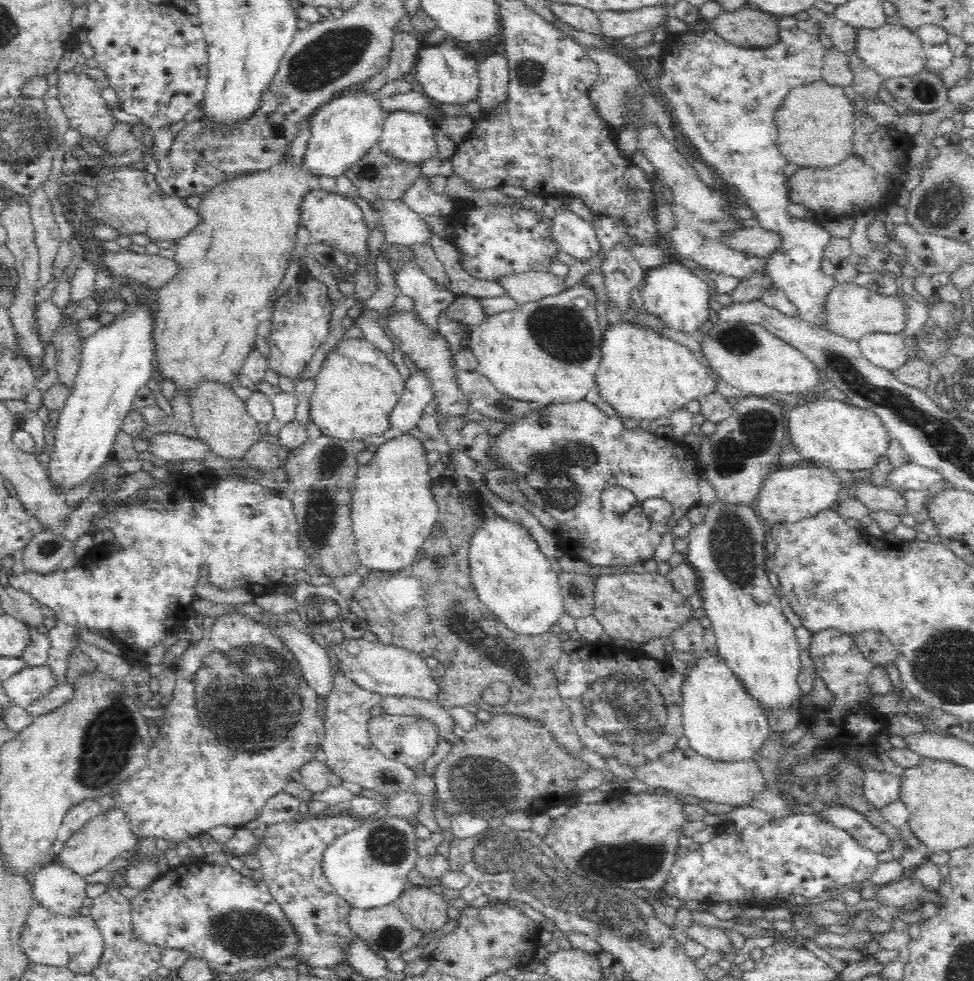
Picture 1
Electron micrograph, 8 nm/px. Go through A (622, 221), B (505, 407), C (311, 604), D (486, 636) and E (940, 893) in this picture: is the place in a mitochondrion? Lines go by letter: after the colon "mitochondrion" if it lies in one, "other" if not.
A: other
B: mitochondrion
C: mitochondrion
D: mitochondrion
E: other

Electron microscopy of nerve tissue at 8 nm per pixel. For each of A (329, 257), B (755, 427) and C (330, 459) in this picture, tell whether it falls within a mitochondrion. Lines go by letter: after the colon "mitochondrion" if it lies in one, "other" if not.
A: other
B: mitochondrion
C: mitochondrion

